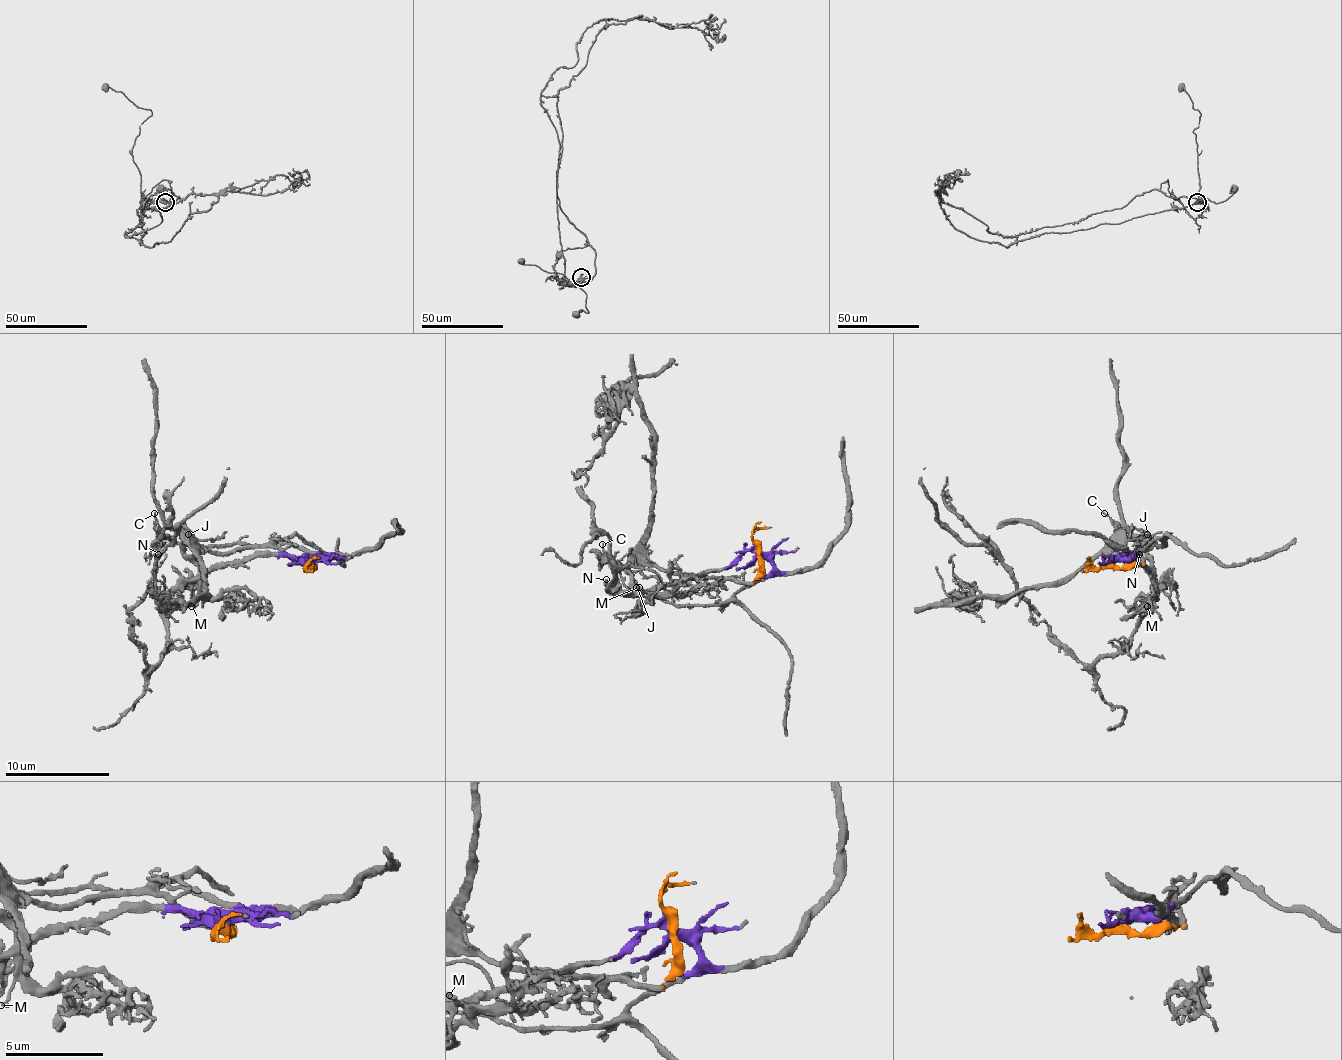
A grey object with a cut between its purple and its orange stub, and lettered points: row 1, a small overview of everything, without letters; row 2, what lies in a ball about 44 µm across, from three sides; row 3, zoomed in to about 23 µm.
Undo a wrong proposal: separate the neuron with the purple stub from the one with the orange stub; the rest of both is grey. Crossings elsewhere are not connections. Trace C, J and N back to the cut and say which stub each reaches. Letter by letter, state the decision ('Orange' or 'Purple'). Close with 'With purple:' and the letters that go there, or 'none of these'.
C: Purple
J: Orange
N: Purple
With purple: C, N

